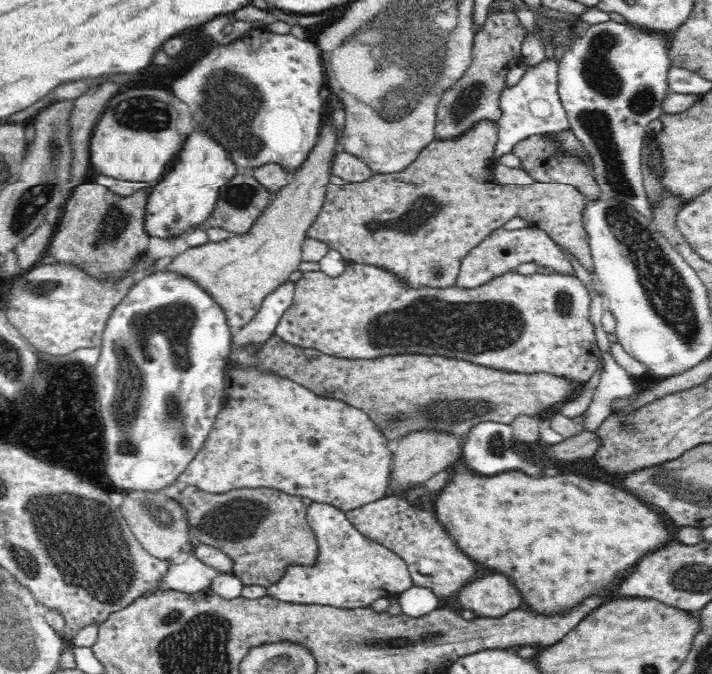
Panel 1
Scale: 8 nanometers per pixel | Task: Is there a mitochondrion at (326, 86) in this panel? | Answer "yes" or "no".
no

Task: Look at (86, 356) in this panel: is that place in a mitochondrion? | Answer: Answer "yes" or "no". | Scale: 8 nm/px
no

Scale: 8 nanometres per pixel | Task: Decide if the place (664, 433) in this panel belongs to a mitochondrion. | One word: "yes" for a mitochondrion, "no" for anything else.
no

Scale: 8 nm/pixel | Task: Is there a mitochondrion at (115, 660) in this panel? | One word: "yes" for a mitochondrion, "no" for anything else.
no

